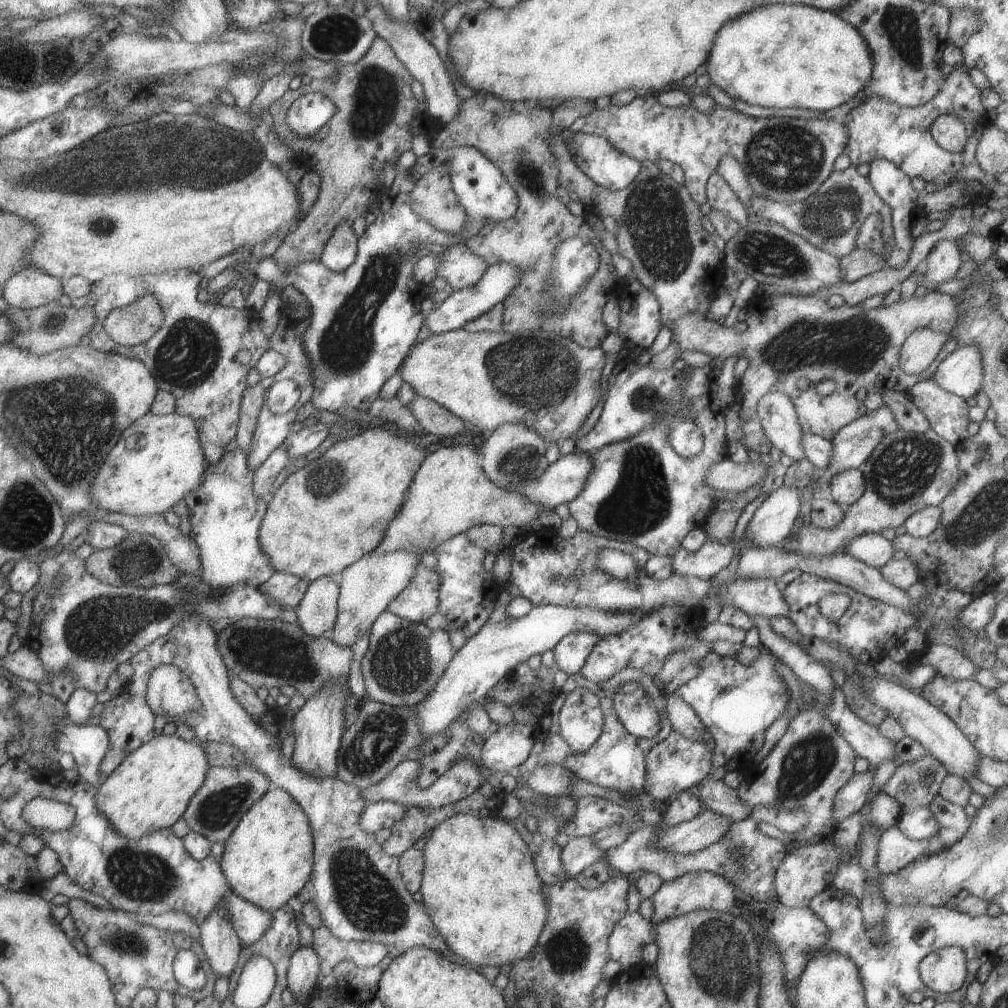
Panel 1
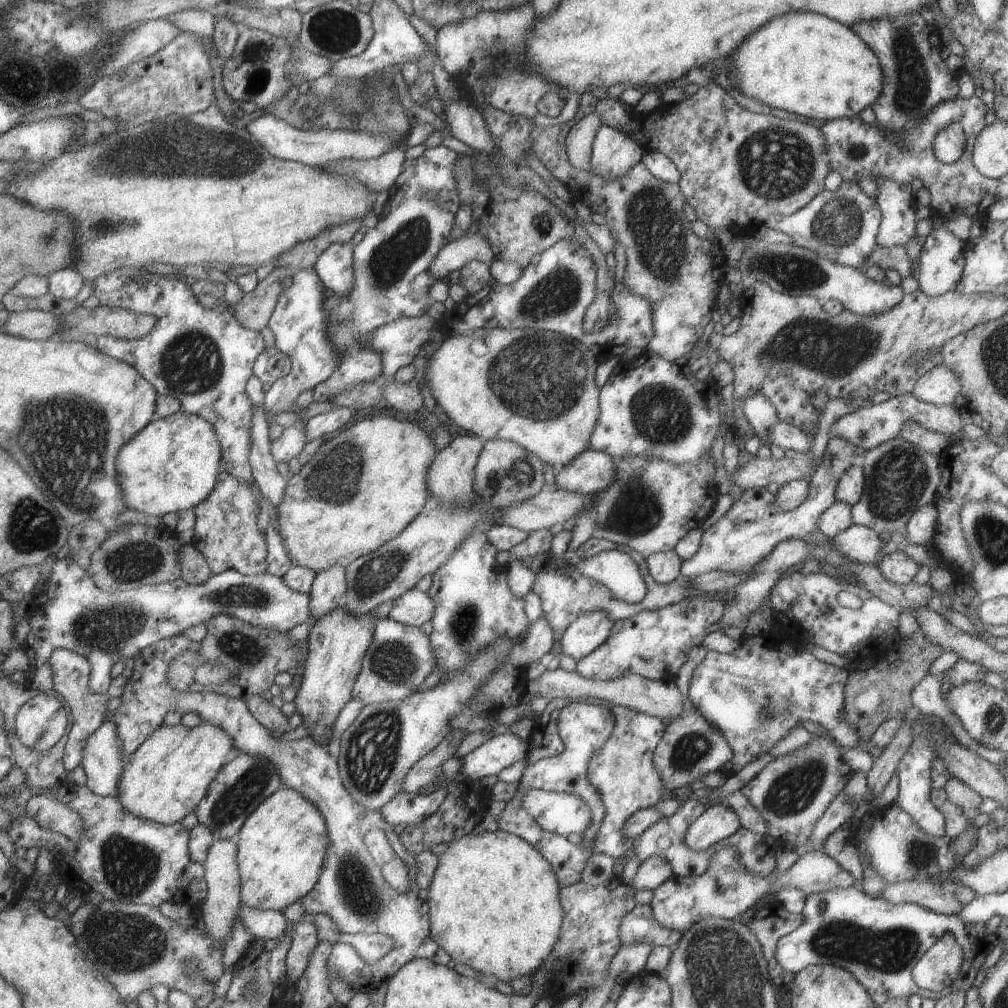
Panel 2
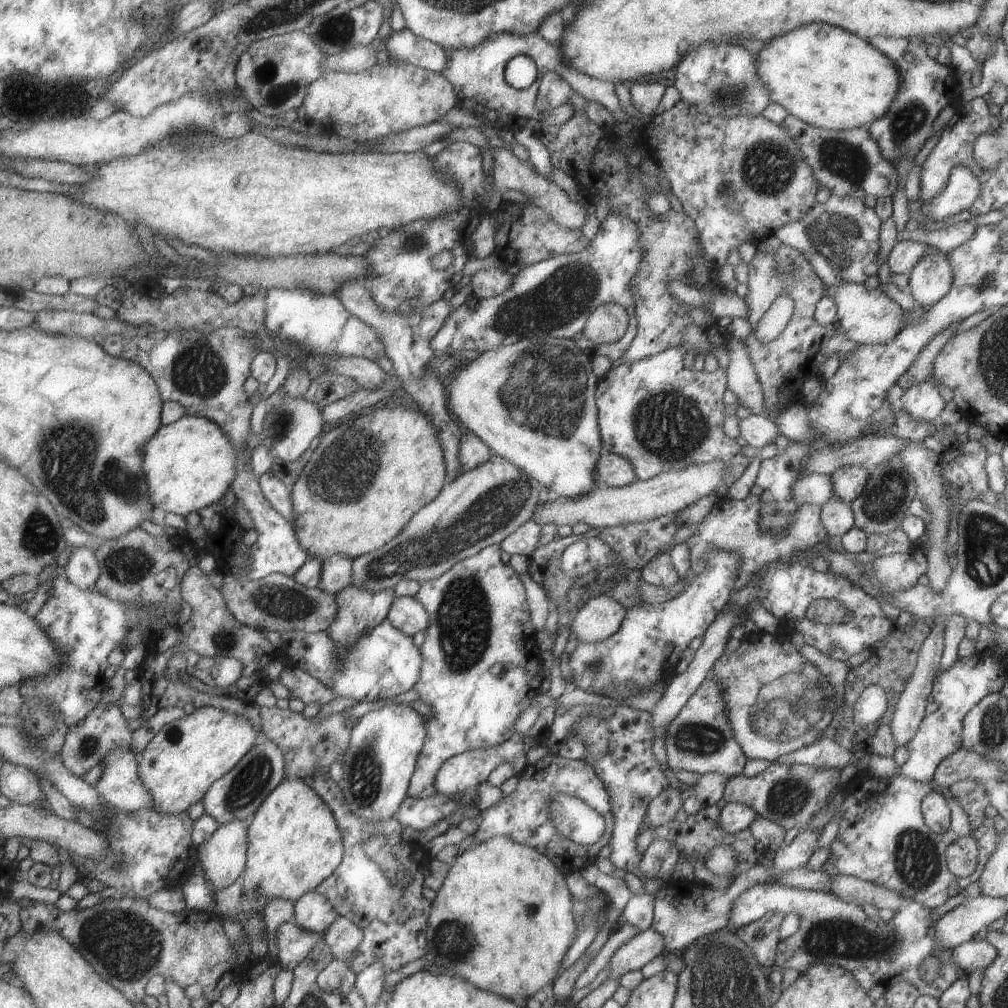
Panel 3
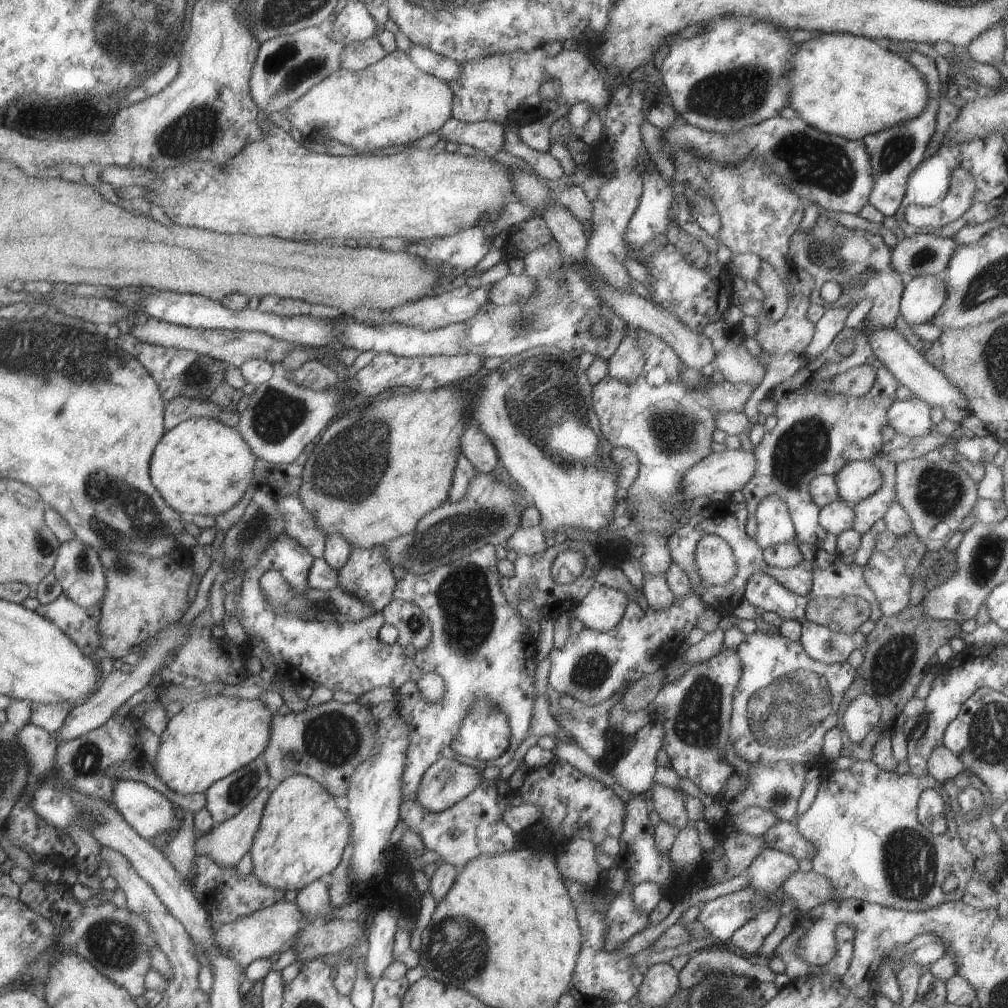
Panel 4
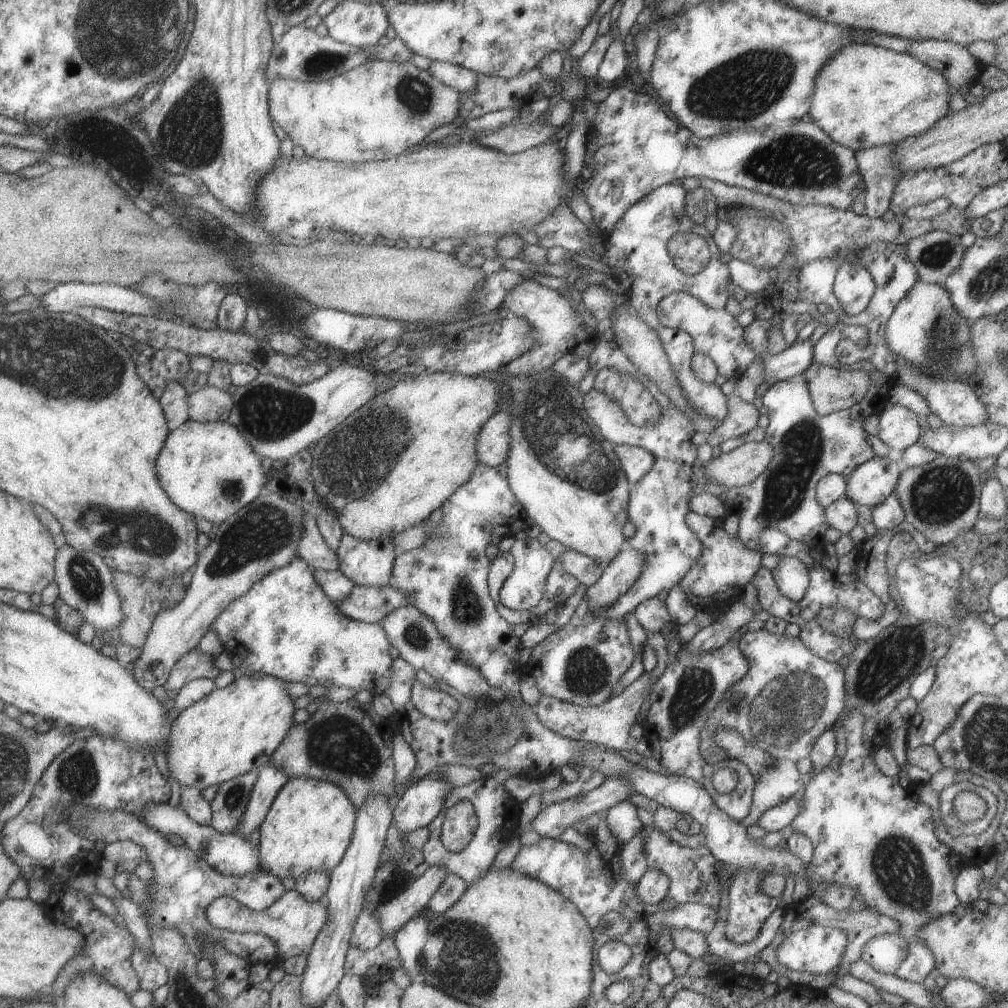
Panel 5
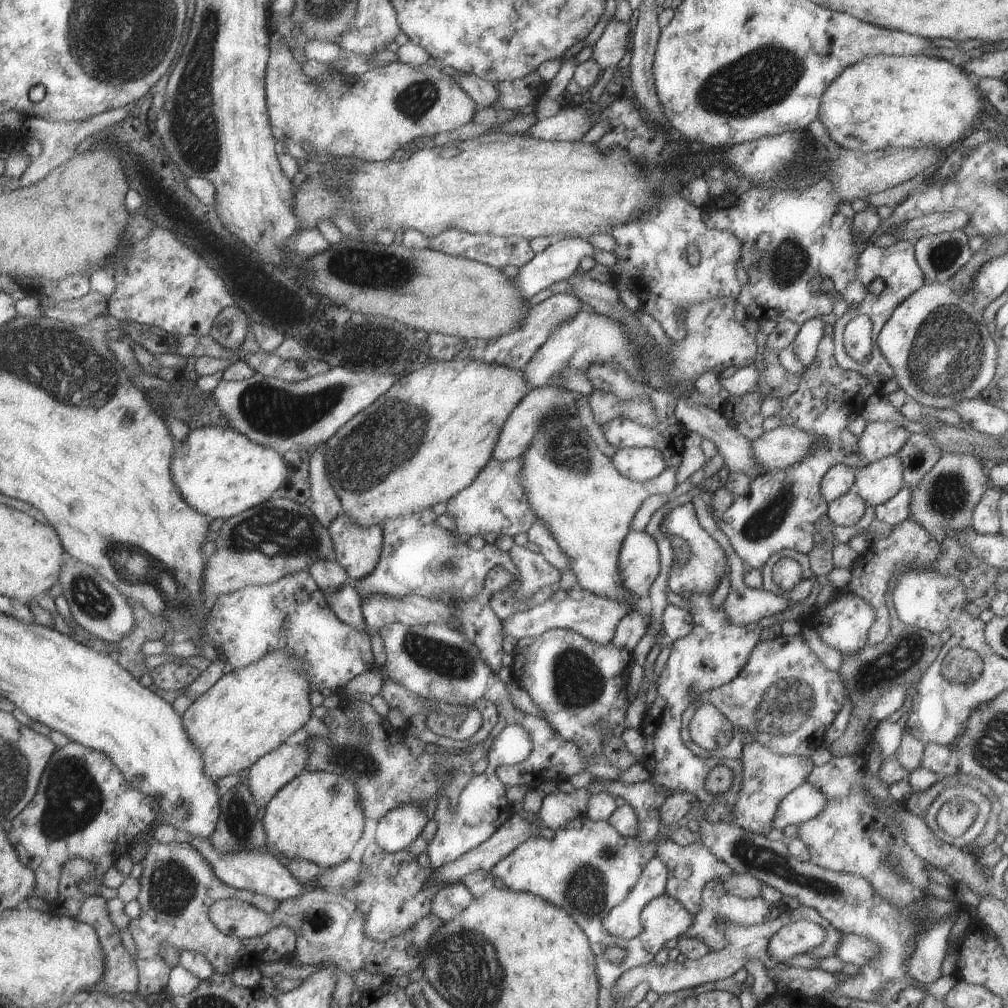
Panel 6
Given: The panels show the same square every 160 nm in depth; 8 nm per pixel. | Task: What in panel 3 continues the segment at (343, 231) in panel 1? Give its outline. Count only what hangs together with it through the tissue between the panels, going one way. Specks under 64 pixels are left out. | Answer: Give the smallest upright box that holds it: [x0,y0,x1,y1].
[335,279,462,479]

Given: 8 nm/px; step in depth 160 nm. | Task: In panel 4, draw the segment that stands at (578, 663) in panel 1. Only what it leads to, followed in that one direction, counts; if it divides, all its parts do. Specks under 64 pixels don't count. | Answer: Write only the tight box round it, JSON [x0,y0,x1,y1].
[572,584,629,631]

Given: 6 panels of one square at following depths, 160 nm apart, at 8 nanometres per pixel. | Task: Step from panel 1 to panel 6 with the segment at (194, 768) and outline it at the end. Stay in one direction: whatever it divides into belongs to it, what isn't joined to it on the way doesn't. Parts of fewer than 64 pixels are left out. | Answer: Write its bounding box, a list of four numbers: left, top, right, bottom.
[182,651,311,783]

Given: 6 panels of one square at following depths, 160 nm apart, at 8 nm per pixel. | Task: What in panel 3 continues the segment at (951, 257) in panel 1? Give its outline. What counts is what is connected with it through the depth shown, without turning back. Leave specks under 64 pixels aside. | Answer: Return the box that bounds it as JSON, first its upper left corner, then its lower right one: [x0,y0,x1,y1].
[908,245,952,307]

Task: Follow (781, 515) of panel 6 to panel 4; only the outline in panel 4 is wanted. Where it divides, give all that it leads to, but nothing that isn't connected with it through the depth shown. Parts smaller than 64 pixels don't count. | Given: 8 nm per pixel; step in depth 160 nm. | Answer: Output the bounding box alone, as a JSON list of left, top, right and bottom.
[741,327,897,568]

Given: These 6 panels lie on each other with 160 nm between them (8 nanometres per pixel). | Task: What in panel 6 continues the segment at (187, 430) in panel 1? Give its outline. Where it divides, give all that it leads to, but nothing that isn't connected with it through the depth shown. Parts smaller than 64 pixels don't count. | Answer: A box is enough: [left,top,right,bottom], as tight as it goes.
[170,426,287,520]

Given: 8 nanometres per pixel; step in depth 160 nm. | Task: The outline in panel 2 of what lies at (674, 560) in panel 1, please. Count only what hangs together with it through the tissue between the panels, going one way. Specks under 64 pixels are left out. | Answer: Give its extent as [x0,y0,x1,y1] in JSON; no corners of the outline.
[679,437,863,577]

